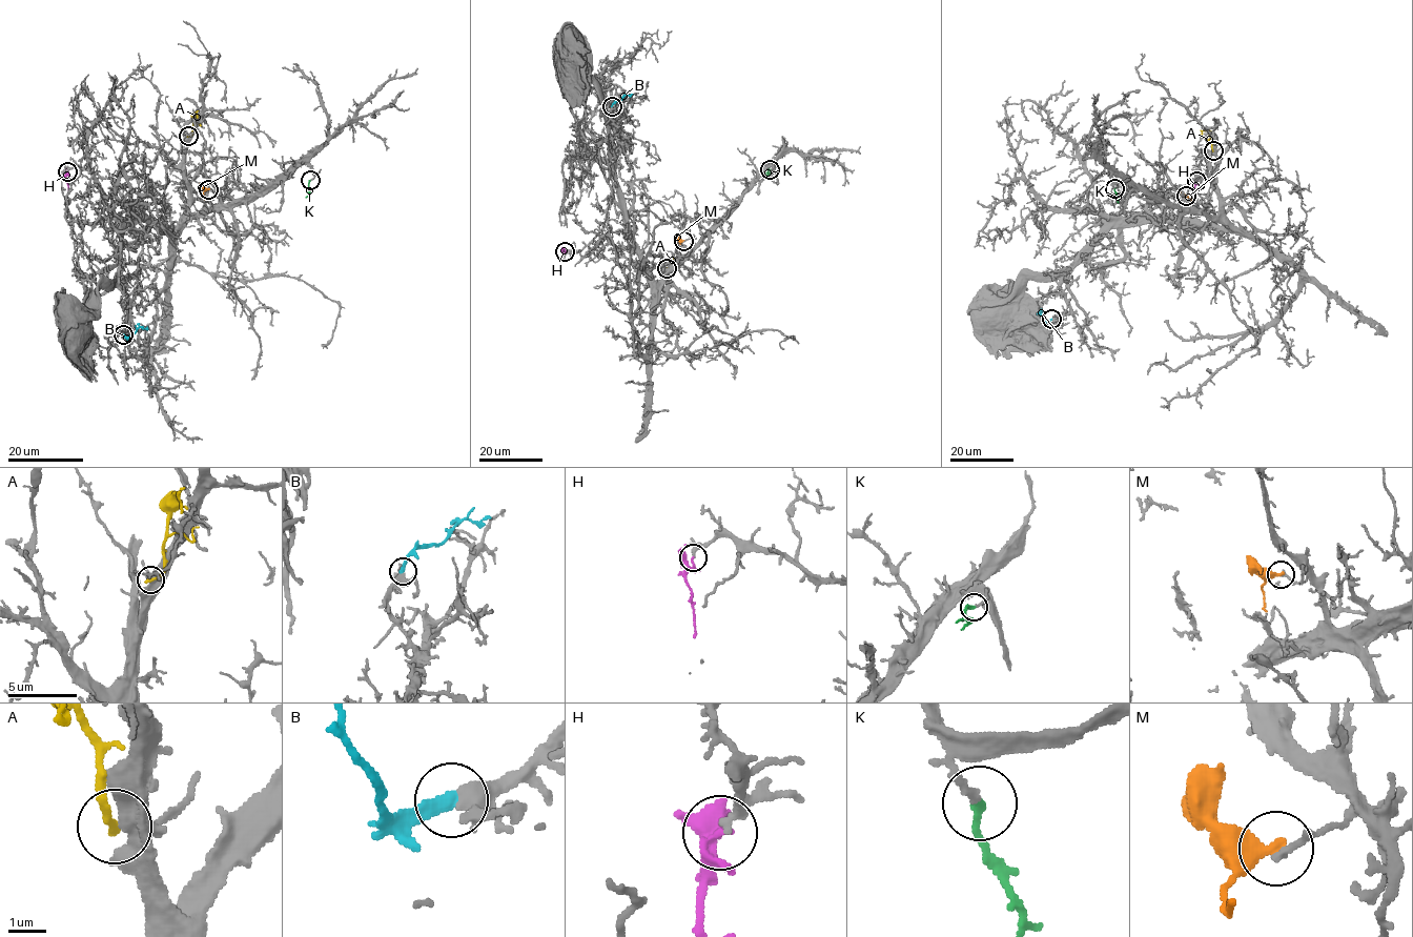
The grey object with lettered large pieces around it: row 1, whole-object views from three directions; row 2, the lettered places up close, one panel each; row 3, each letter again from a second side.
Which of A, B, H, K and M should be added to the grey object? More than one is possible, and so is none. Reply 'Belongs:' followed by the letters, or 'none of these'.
Belongs: B, K

